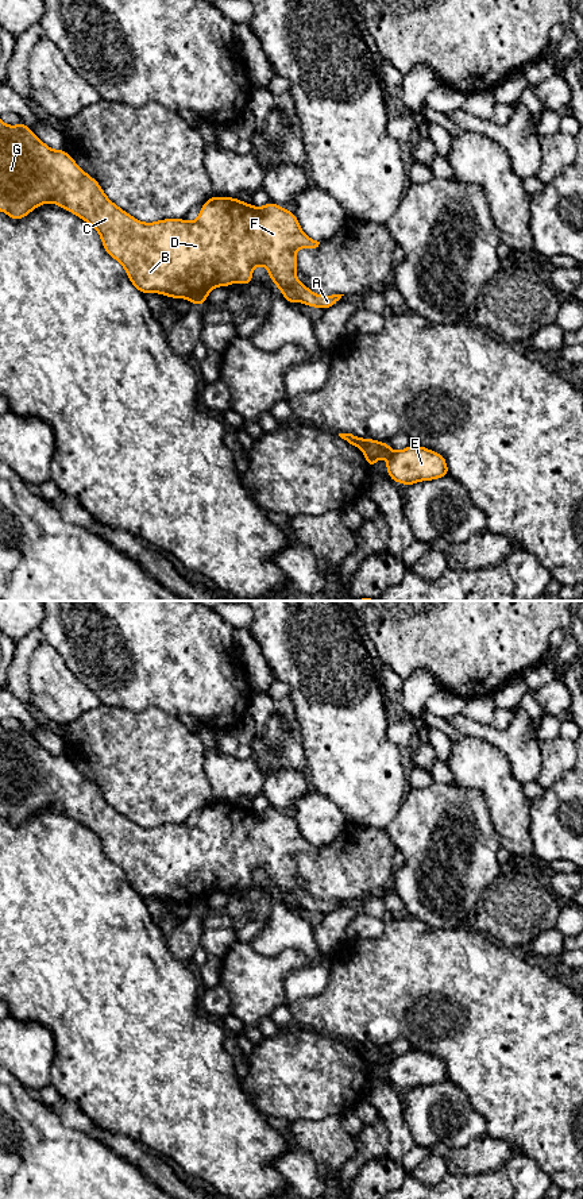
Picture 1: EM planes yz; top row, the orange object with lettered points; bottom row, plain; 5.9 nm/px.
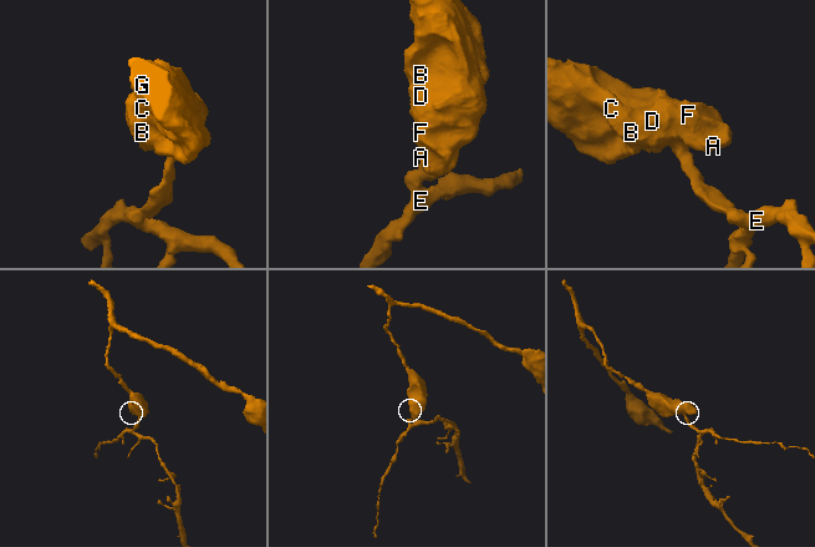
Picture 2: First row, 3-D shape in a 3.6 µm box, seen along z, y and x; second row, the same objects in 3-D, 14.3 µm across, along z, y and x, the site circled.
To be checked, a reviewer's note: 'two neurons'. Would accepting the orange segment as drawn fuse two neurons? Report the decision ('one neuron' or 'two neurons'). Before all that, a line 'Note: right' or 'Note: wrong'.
Note: right
two neurons

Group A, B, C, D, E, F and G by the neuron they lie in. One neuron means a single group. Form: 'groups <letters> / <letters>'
groups A B C D F G / E

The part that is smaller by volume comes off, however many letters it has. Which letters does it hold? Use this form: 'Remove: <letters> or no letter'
Remove: E

